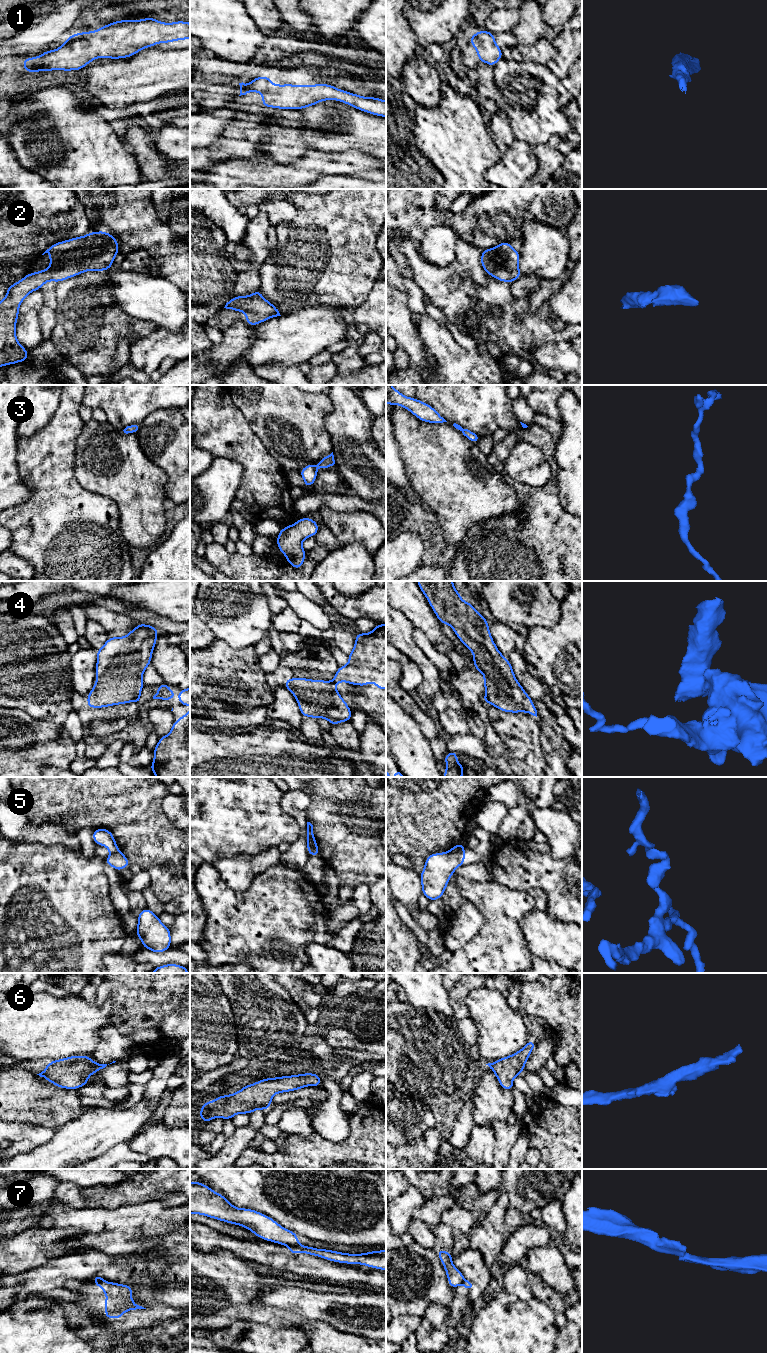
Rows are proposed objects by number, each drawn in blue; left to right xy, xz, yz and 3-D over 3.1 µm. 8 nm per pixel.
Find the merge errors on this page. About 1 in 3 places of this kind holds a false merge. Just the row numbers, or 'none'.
4, 5, 7

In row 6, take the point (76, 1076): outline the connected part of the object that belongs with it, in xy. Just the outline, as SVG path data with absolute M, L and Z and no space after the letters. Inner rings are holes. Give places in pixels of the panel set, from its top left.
M88 1055L69 1056L59 1060L52 1060L45 1070L37 1074L48 1082L54 1083L57 1088L79 1089L89 1083L88 1077L107 1064L94 1062Z

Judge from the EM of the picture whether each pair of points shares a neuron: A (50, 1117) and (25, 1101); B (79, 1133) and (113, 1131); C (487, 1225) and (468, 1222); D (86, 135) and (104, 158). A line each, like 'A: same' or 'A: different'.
A: same
B: same
C: different
D: same

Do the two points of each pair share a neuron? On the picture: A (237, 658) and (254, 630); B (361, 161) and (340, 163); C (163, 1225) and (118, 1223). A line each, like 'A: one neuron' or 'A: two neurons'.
A: two neurons
B: one neuron
C: one neuron

